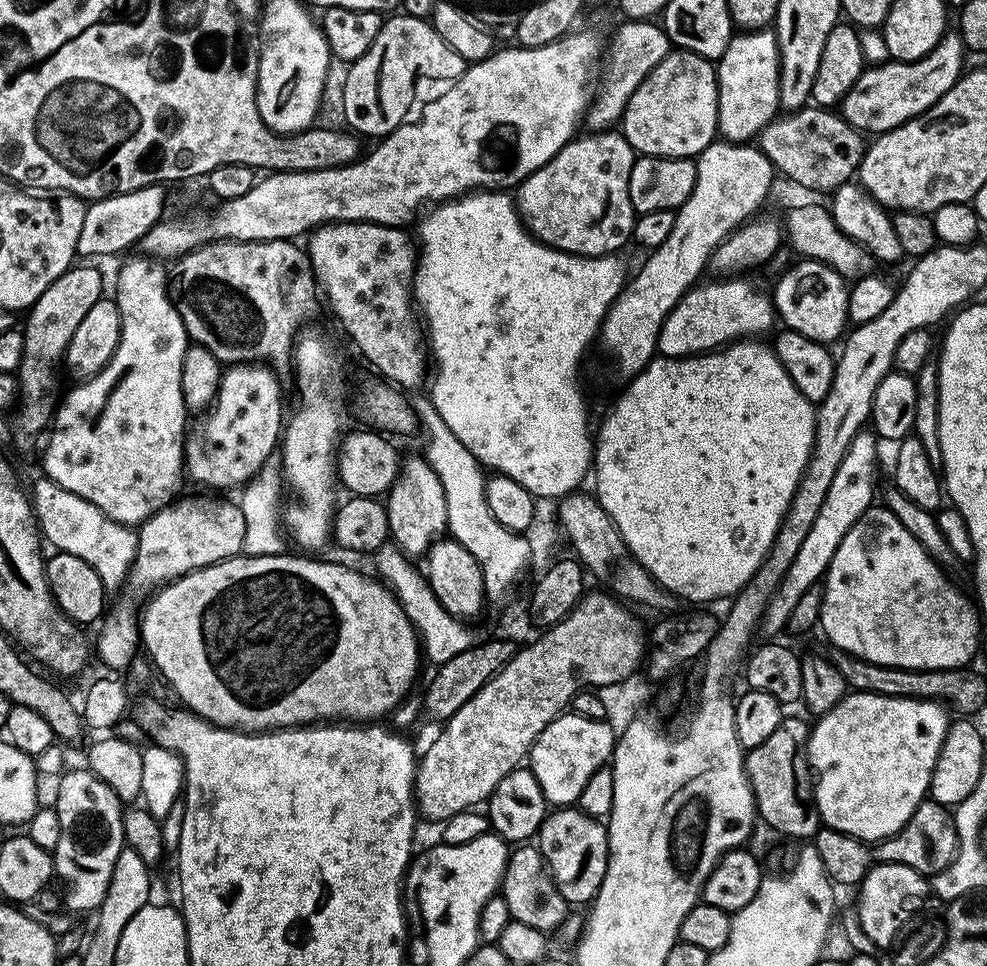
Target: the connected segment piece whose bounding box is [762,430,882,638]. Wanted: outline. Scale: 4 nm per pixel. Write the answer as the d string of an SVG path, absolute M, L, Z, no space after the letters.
M862 430L854 434L854 442L846 446L846 454L842 454L842 463L830 482L830 490L818 510L818 518L814 518L810 534L806 534L798 555L794 562L790 562L790 570L786 570L786 578L782 578L774 598L768 604L767 612L764 613L762 632L768 635L765 637L772 638L775 637L772 636L775 632L785 631L790 613L802 599L802 594L823 581L824 573L834 558L834 550L838 550L842 538L846 538L850 531L850 526L854 526L854 522L858 522L858 518L862 518L862 514L866 514L866 510L873 507L872 495L876 492L876 463L880 460L880 447L881 441L872 430Z

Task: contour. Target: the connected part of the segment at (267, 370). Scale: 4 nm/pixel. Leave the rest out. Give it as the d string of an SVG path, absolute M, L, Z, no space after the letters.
M263 362L251 364L234 364L225 367L220 374L220 385L216 397L212 399L203 413L200 425L187 433L184 441L184 458L186 472L200 484L205 484L205 489L236 488L248 484L255 479L264 464L273 458L272 451L277 451L282 440L282 429L286 423L286 408L280 405L280 382L277 373Z

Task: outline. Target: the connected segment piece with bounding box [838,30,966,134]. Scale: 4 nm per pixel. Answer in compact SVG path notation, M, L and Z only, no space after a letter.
M945 31L939 46L917 60L893 60L865 67L856 85L845 94L838 105L839 115L861 133L879 134L889 132L930 110L946 90L960 81L965 71L966 49L959 31Z

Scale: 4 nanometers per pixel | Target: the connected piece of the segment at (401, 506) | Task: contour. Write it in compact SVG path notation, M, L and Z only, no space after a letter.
M423 455L403 457L400 472L386 493L386 507L391 539L409 558L423 557L445 535L448 527L446 494L438 474L434 474Z

